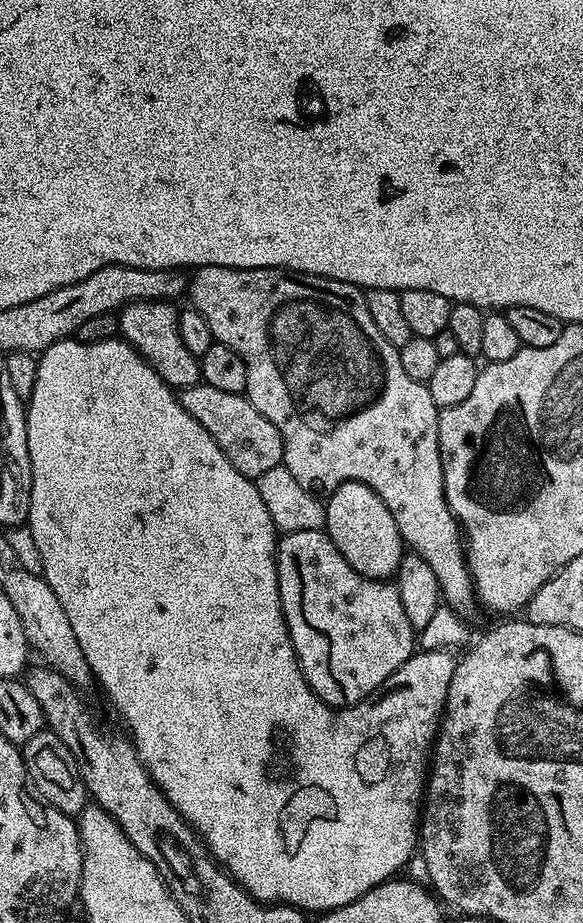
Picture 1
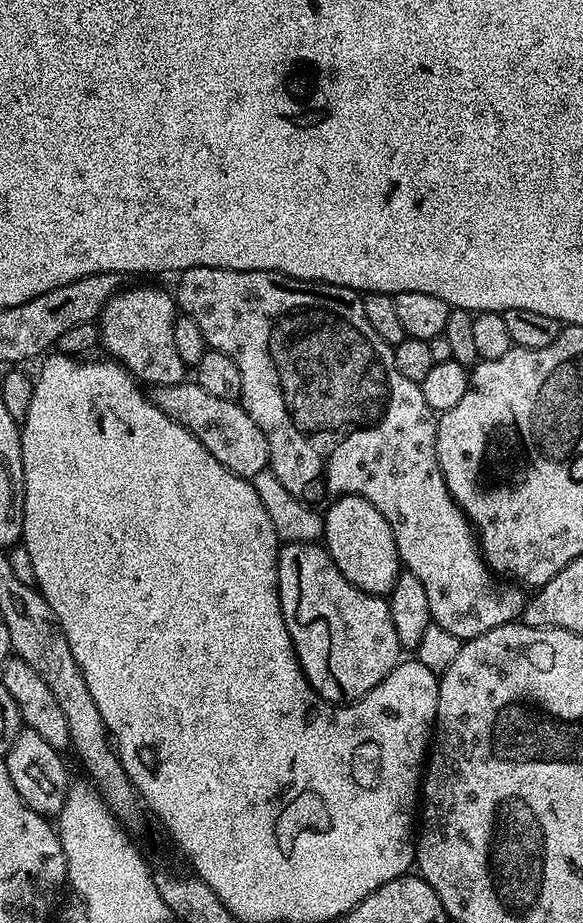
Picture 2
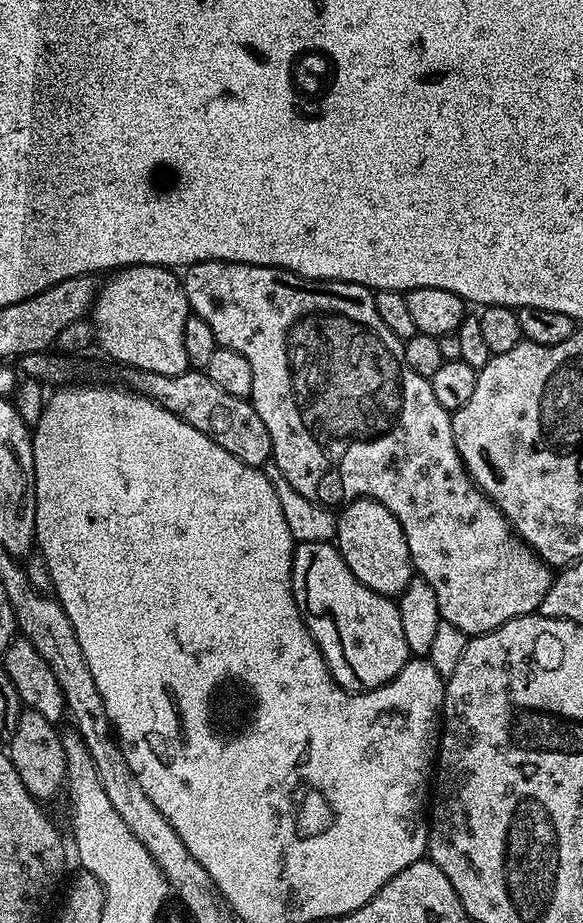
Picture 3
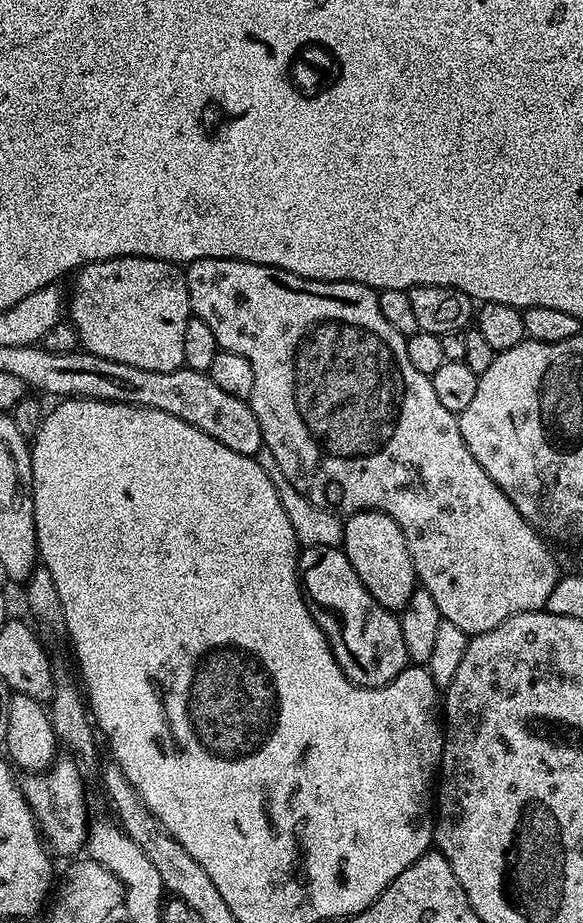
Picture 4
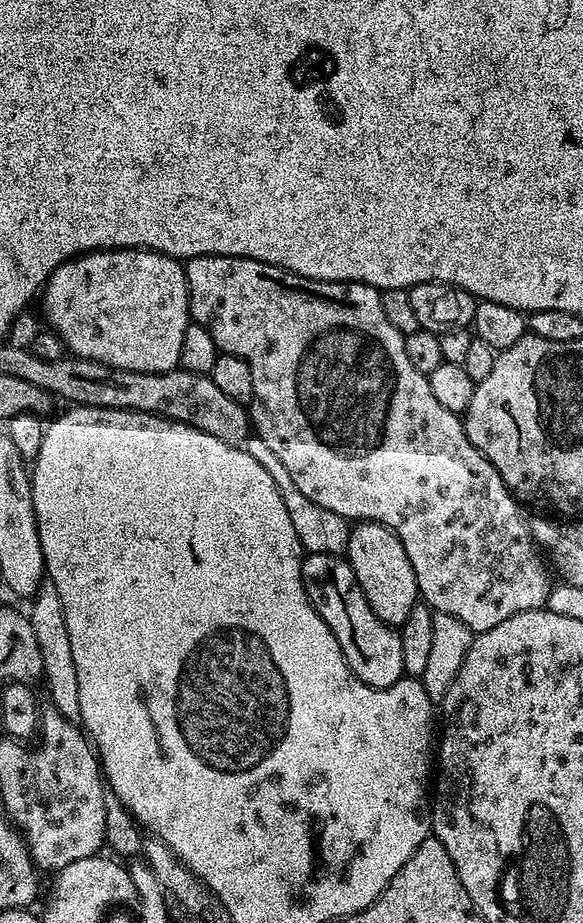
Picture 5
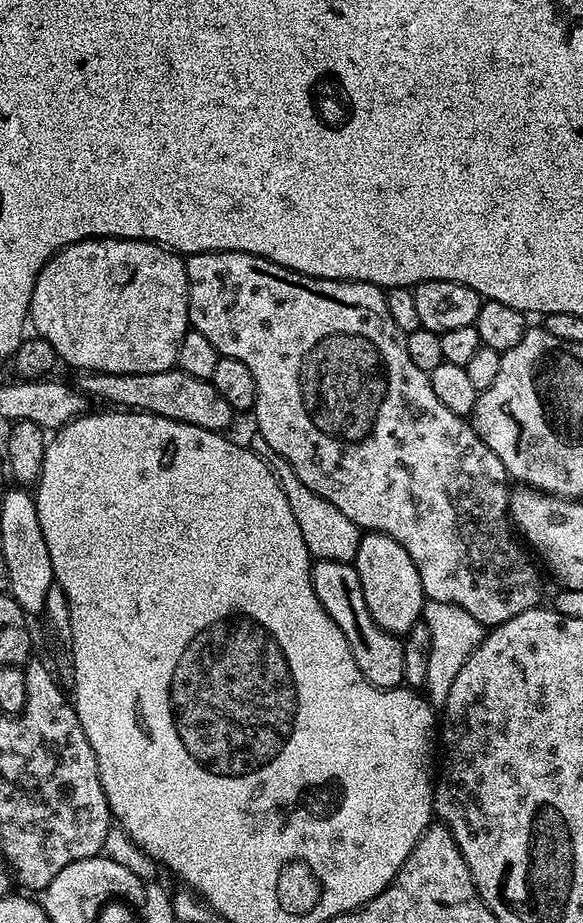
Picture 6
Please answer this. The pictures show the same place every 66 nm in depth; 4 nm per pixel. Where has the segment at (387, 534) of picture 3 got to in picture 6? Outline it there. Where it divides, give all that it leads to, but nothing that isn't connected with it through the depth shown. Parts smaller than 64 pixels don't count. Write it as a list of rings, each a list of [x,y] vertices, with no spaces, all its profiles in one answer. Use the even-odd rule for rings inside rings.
[[[365,531],[360,537],[354,567],[362,582],[366,606],[374,622],[378,622],[382,630],[391,632],[393,636],[403,637],[414,625],[421,623],[426,603],[422,578],[410,554],[406,554],[406,550],[398,546],[394,538],[381,532]]]

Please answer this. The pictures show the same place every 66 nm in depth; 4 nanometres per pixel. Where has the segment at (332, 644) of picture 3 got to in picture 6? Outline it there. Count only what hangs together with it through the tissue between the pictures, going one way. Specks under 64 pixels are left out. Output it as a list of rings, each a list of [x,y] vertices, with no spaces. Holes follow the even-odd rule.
[[[316,560],[312,566],[312,585],[314,594],[318,594],[322,606],[332,616],[332,621],[340,627],[342,634],[346,634],[346,642],[350,642],[350,654],[354,654],[358,670],[362,670],[362,674],[376,688],[401,687],[404,684],[402,666],[404,646],[401,637],[382,630],[382,626],[374,622],[366,606],[366,598],[362,594],[362,582],[355,567],[333,560]]]

